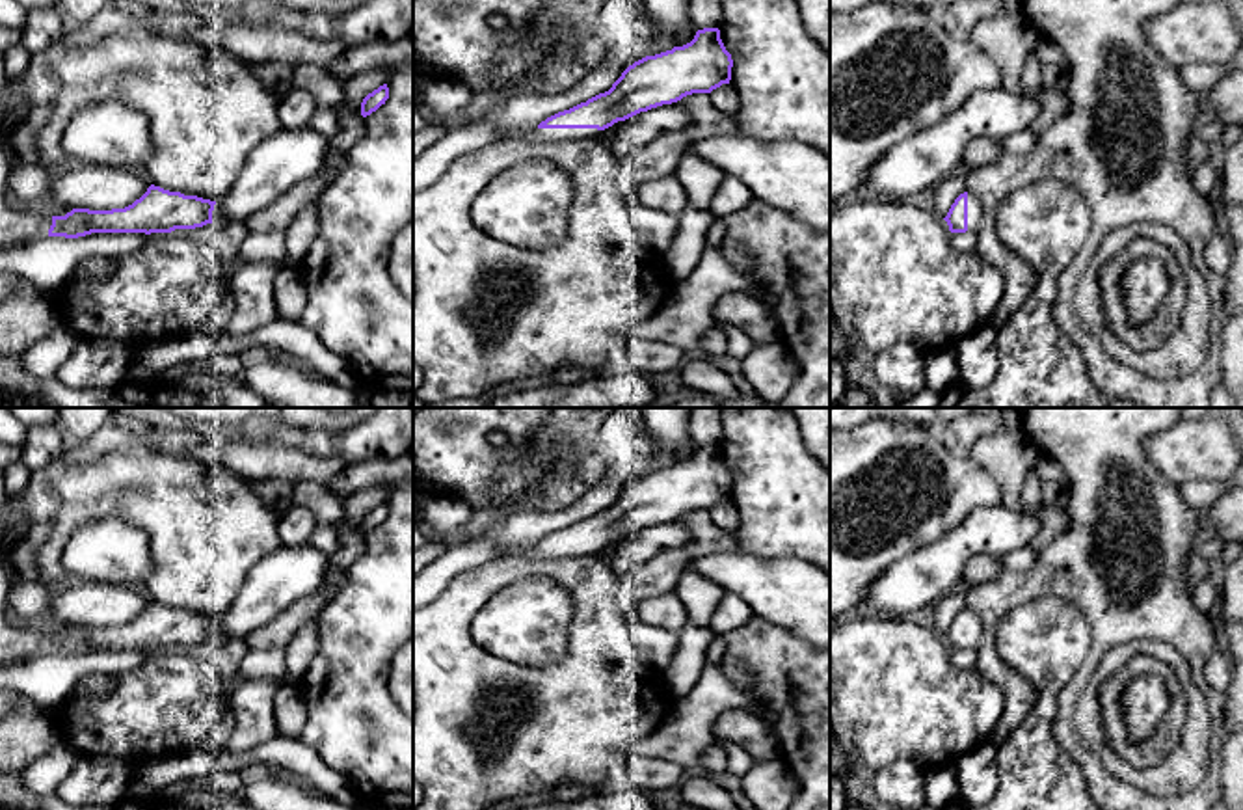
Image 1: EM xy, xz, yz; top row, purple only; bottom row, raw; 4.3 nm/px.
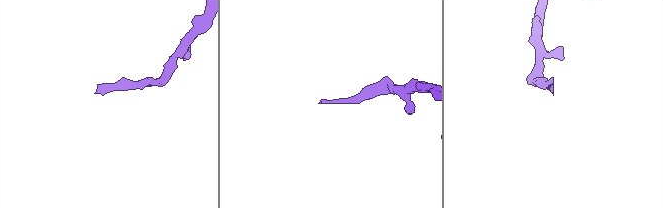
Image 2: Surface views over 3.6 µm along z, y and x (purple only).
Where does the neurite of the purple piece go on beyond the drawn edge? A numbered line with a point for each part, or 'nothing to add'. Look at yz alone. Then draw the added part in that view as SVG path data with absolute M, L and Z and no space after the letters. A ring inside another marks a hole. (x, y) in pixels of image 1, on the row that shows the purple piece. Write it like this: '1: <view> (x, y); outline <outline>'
1: yz (974, 205); outline M968 192L968 231L977 233L982 220L982 207L975 194Z

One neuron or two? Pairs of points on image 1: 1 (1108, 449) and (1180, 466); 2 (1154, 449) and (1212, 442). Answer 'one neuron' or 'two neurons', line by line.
1: two neurons
2: one neuron

